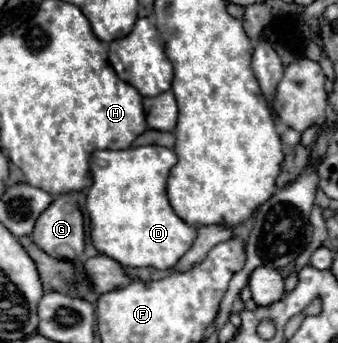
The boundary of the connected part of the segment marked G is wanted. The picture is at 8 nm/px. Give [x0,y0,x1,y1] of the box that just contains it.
[30,193,84,261]

